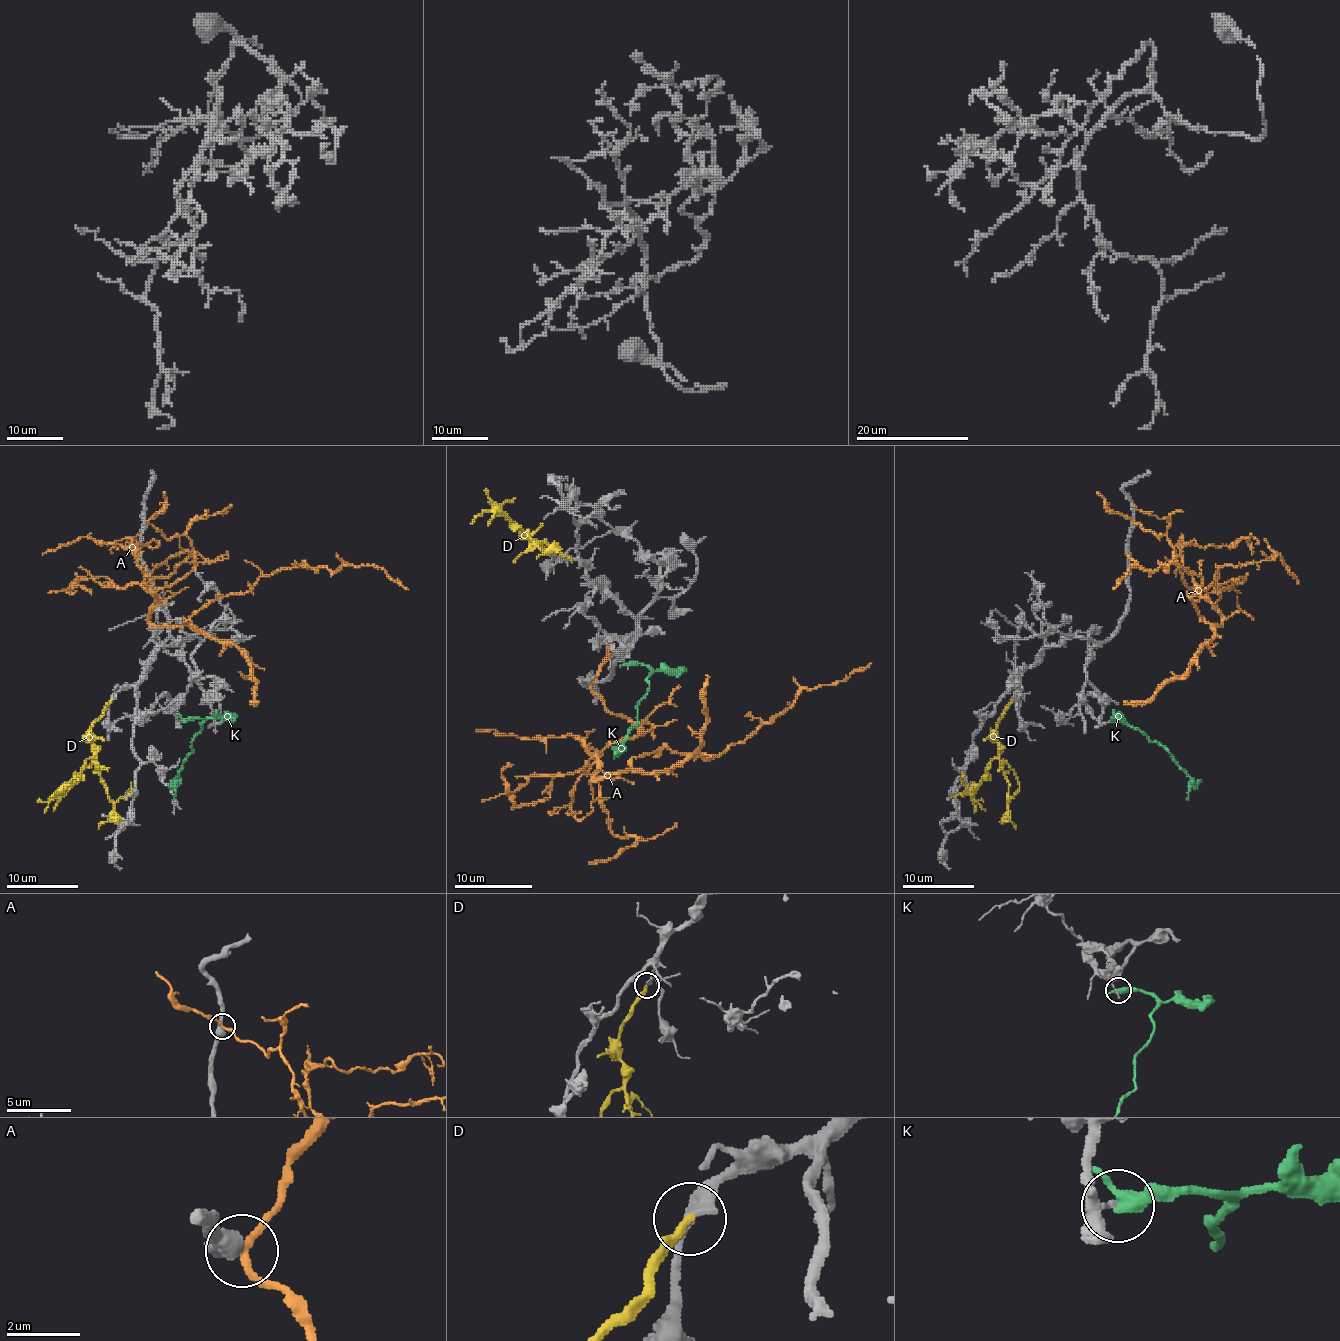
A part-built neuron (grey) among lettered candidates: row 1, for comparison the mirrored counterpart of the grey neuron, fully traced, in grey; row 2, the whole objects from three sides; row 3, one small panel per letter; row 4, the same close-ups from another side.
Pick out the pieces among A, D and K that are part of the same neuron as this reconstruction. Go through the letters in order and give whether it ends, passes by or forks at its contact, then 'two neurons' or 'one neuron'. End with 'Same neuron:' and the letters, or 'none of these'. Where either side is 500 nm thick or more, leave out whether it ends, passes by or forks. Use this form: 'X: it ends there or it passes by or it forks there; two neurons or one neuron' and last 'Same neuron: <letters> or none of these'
A: it passes by; two neurons
D: it ends there; one neuron
K: it passes by; two neurons
Same neuron: D

